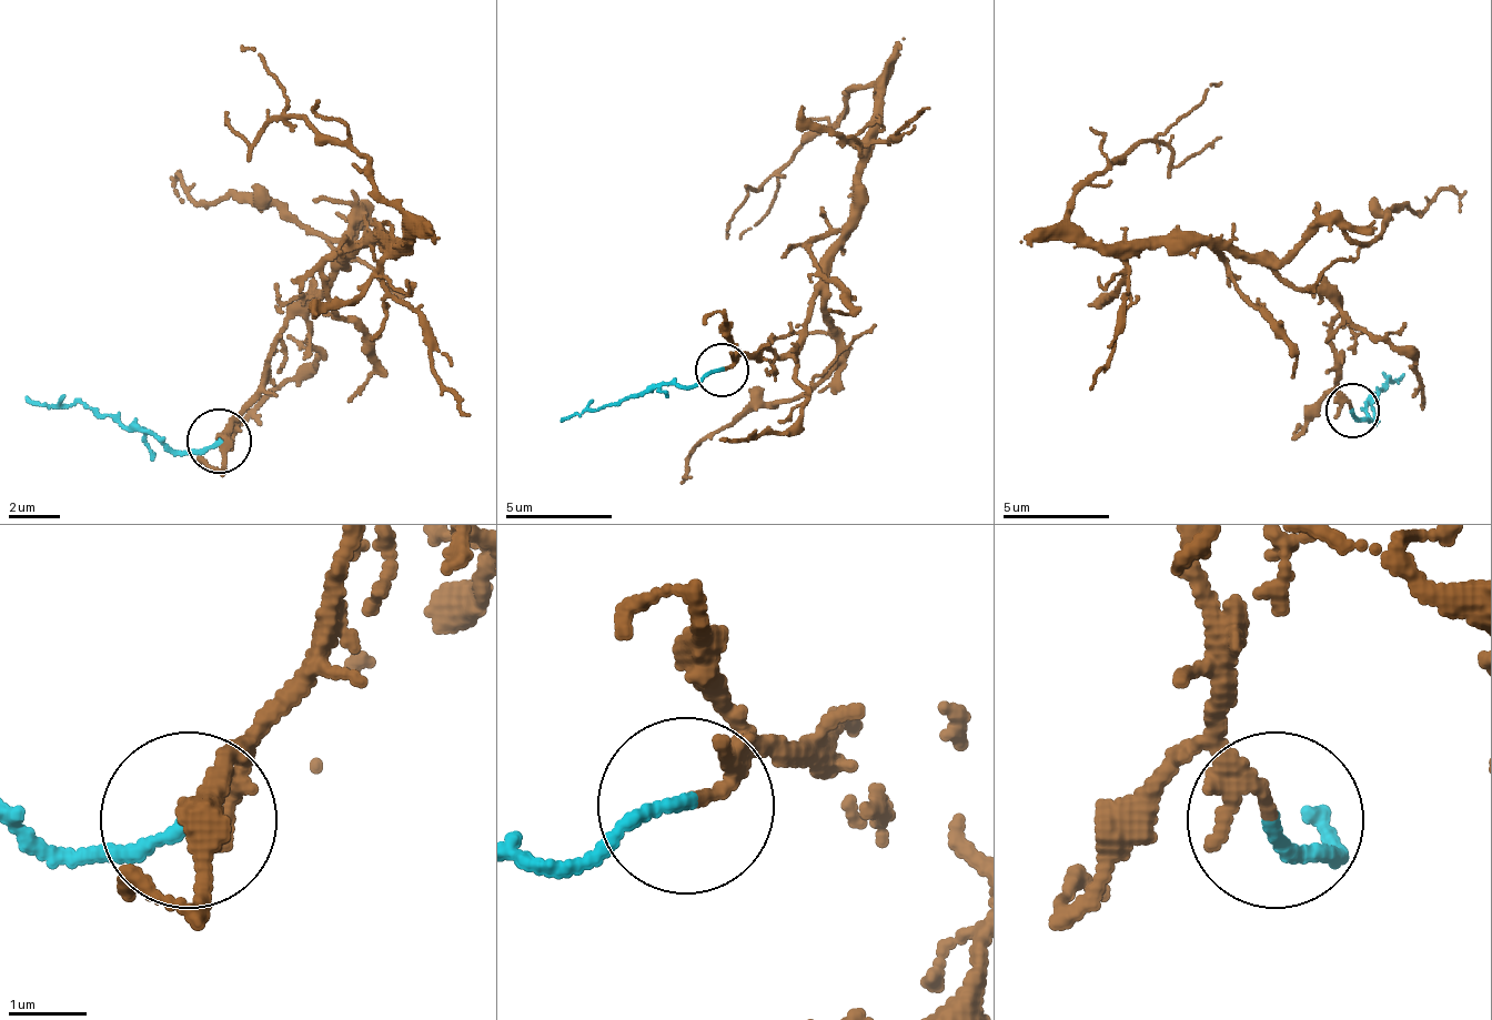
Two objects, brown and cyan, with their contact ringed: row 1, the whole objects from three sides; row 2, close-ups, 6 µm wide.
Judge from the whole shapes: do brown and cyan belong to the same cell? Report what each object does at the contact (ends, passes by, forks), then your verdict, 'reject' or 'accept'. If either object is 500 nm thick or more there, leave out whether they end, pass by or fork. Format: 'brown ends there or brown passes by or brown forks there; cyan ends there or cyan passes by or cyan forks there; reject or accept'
brown forks there; cyan ends there; accept

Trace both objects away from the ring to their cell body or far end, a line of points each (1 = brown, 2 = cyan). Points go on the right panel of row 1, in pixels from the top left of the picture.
1: (1349, 408), (1332, 361), (1338, 307), (1322, 291), (1205, 243), (1097, 243), (1076, 222), (1091, 173), (1220, 88)
2: (1354, 408), (1370, 420), (1364, 408), (1381, 387), (1397, 382), (1402, 372)

